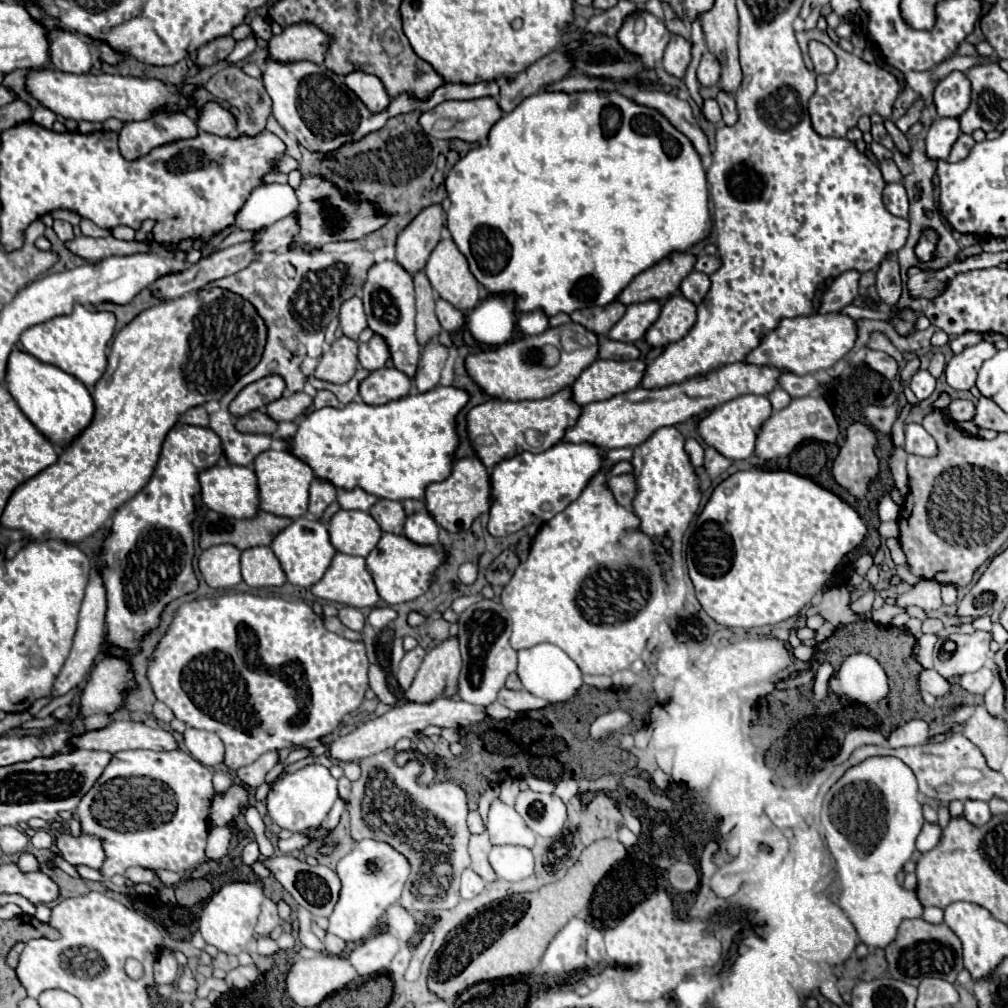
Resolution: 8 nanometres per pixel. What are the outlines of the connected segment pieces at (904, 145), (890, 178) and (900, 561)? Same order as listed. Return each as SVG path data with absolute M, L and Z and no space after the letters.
M884 122L884 126L886 126L886 130L888 130L888 134L892 136L892 140L894 140L894 144L896 144L896 148L904 154L904 156L908 156L910 154L910 144L908 144L908 140L906 140L906 136L892 124L892 122Z
M882 160L880 170L882 170L882 176L886 182L902 182L902 174L900 174L898 166L894 164L894 160Z
M888 538L888 540L886 540L886 544L888 544L888 548L890 548L890 554L892 554L892 560L894 560L894 564L908 568L908 562L906 562L906 558L904 558L904 552L902 552L902 548L898 546L896 538Z

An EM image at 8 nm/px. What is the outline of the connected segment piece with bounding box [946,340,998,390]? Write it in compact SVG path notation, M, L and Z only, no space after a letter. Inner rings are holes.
M978 342L976 346L966 348L964 352L952 356L946 366L946 382L956 390L968 390L976 382L976 372L980 370L982 362L996 354L996 346L992 342Z

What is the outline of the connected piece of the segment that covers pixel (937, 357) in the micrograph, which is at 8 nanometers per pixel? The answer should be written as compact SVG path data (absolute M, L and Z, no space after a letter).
M935 353L931 358L928 371L937 379L943 374L945 366L946 361L944 355L942 353Z

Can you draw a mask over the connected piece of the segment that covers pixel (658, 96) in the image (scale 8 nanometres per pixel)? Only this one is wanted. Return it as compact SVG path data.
M636 90L630 98L632 98L632 102L636 102L640 106L660 110L672 122L672 126L676 130L680 130L694 144L694 148L700 156L710 154L708 138L700 130L694 114L690 110L690 104L686 100L680 100L678 96L672 96L666 92L654 92L654 90Z

